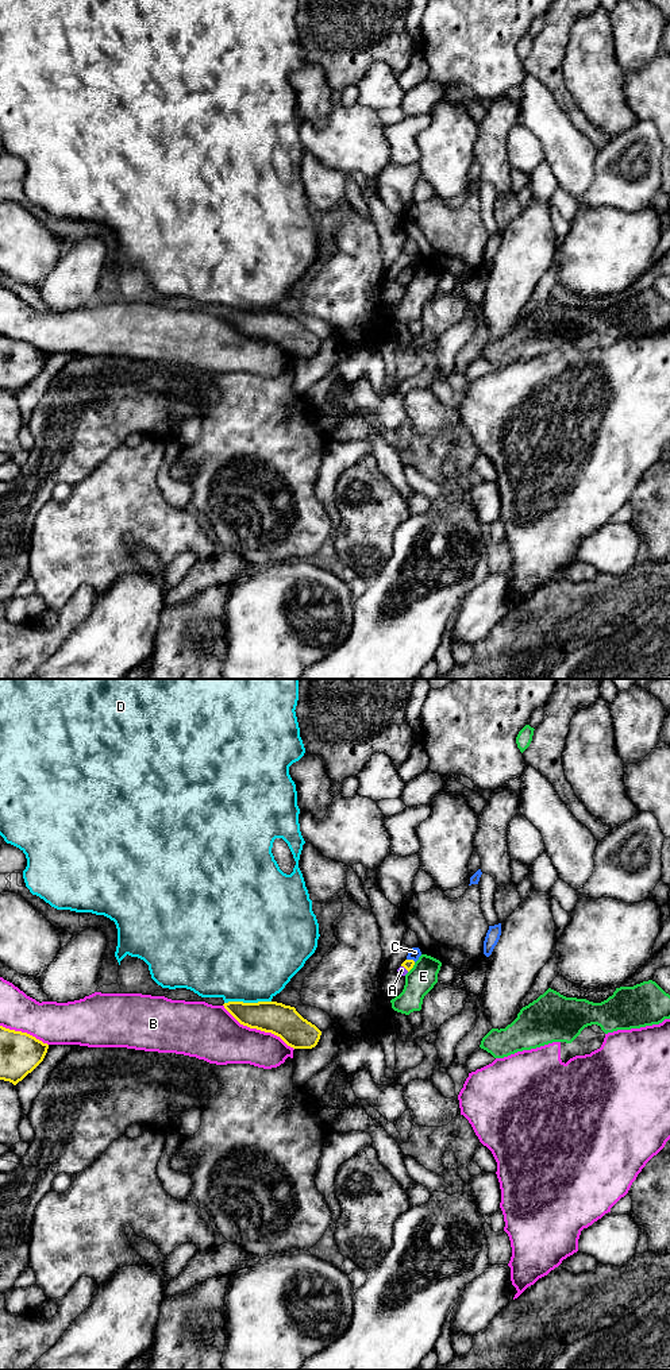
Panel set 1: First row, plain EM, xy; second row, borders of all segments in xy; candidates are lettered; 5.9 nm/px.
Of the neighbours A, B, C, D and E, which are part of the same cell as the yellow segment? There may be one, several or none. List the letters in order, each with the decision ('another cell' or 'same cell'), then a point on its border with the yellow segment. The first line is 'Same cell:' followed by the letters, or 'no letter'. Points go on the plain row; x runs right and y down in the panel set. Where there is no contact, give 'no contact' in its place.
Same cell: A
A: same cell; contact xy (405, 277)
B: another cell; contact xy (258, 338)
C: another cell; contact xy (411, 269)
D: another cell; contact xy (247, 312)
E: another cell; contact xy (412, 276)

